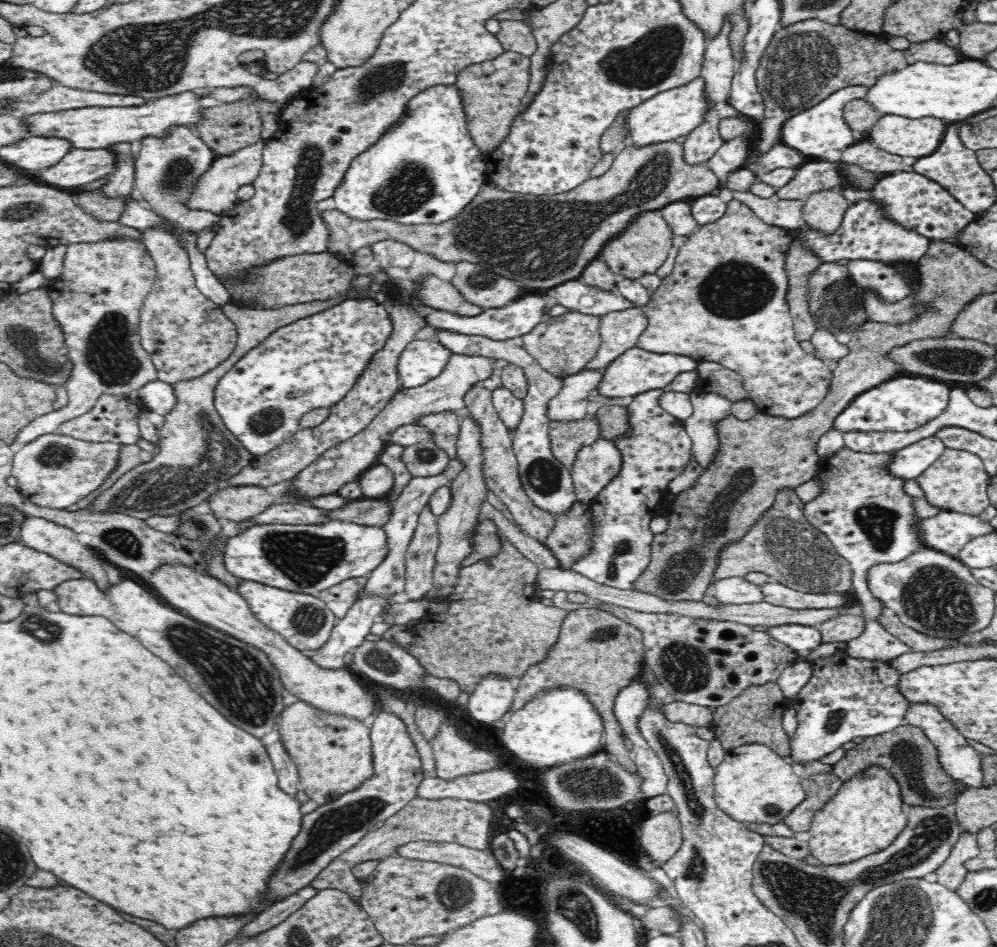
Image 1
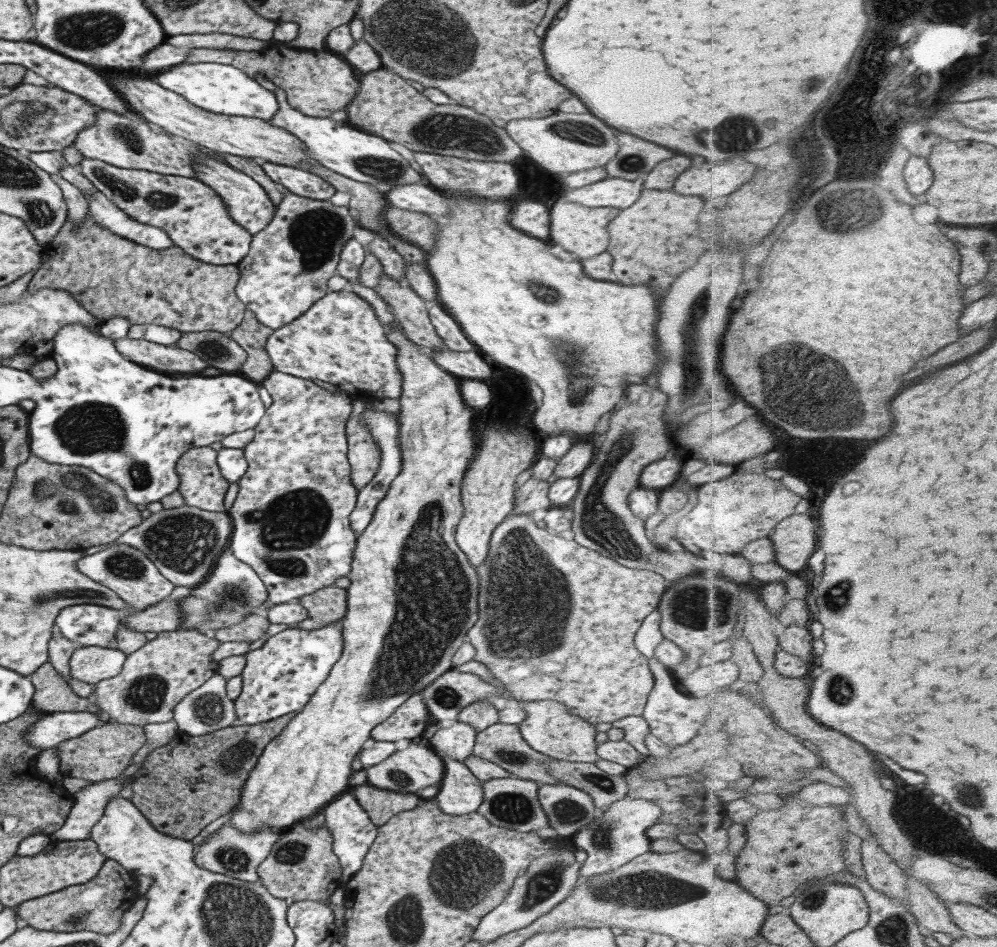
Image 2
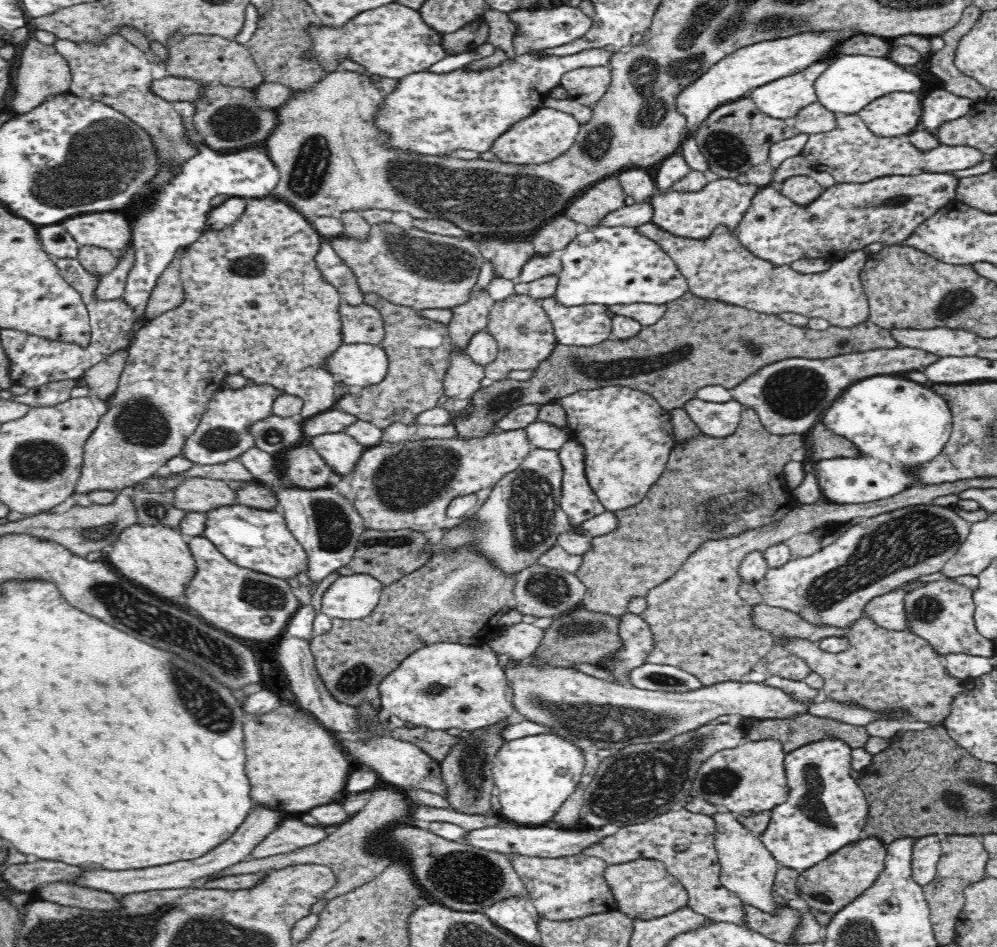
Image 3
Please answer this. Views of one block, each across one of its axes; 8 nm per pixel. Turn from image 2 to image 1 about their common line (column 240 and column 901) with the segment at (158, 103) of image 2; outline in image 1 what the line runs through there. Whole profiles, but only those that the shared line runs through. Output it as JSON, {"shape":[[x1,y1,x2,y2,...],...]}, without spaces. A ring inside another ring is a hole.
{"shape":[[884,115,866,136,885,152,920,159,940,147,946,126,944,121,932,117,911,120]]}

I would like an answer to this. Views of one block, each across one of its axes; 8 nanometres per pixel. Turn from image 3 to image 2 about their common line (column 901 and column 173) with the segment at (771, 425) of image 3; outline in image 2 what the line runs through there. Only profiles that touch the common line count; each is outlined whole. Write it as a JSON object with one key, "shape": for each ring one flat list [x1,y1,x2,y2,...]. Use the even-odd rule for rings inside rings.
{"shape":[[127,336,114,341,116,351,126,360,152,370,166,370,181,374,197,373,207,365,196,354,175,345,164,346,142,339,130,339]]}

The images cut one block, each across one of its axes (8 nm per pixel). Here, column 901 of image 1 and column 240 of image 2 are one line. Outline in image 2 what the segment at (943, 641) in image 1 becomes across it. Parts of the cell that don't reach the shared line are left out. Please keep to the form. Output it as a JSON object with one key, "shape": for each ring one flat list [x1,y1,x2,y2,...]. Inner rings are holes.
{"shape":[[254,612,252,616,244,618,239,624,215,630,212,635,220,643,248,641,251,644,262,638,270,624,263,612]]}

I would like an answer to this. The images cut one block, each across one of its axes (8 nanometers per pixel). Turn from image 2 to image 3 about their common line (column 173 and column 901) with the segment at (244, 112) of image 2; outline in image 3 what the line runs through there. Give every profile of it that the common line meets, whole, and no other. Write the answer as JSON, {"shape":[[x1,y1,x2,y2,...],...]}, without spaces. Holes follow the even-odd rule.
{"shape":[[861,54,844,55,832,61,814,84,817,100,829,112,840,115,857,115,864,106,868,106,880,96,892,92,908,92,922,97,924,82,914,72,908,72,904,66,892,62,886,57]]}

